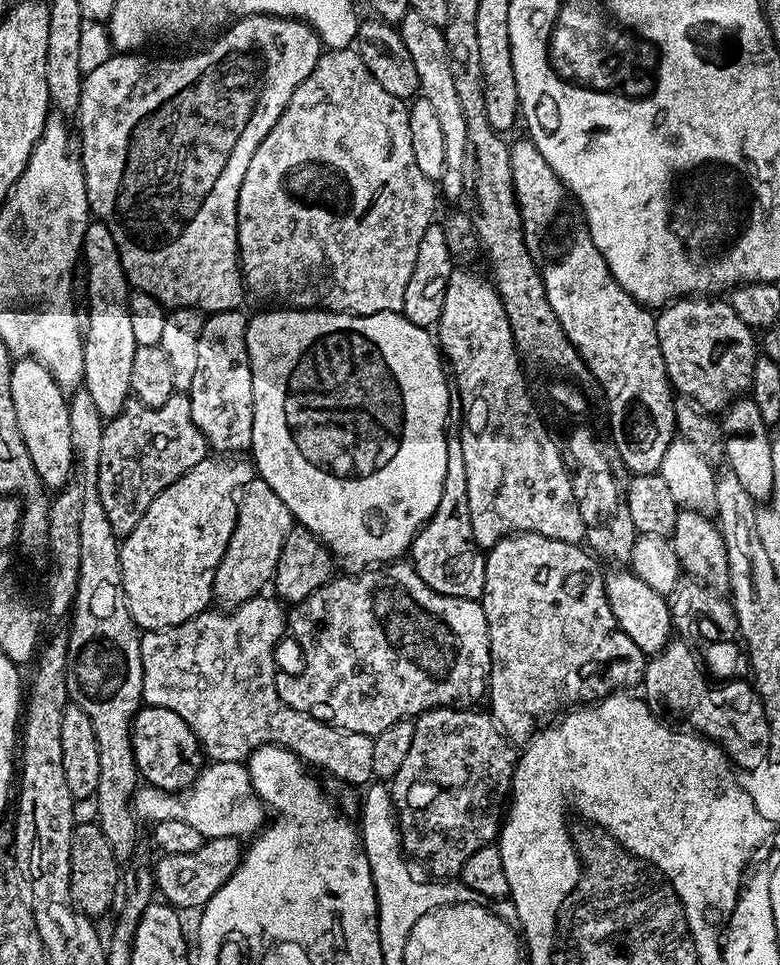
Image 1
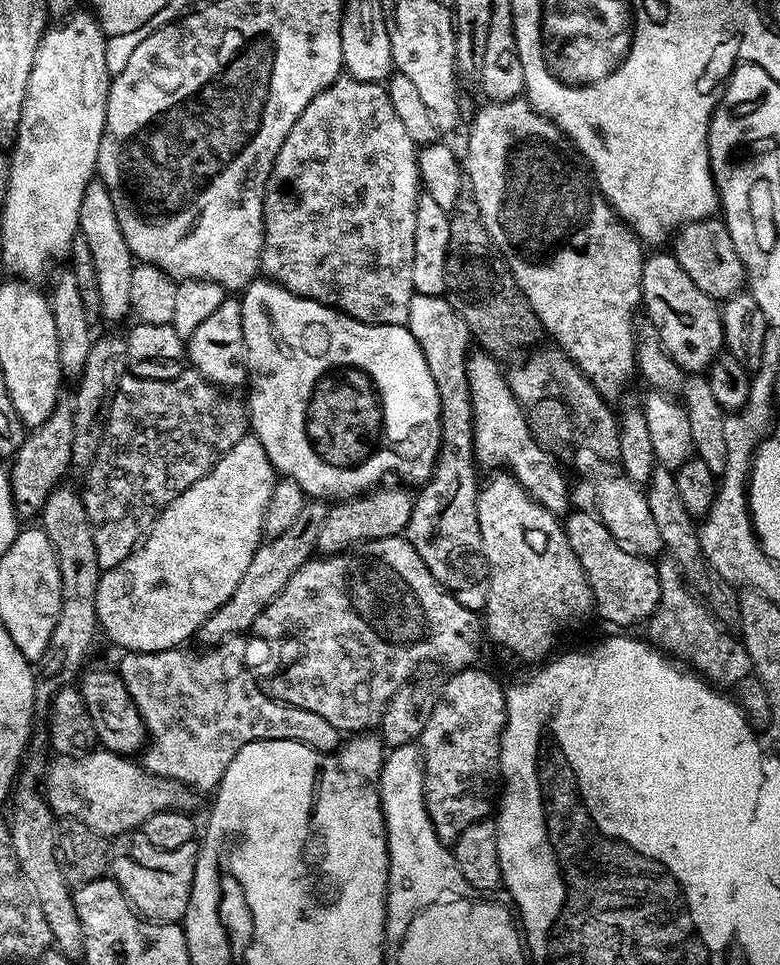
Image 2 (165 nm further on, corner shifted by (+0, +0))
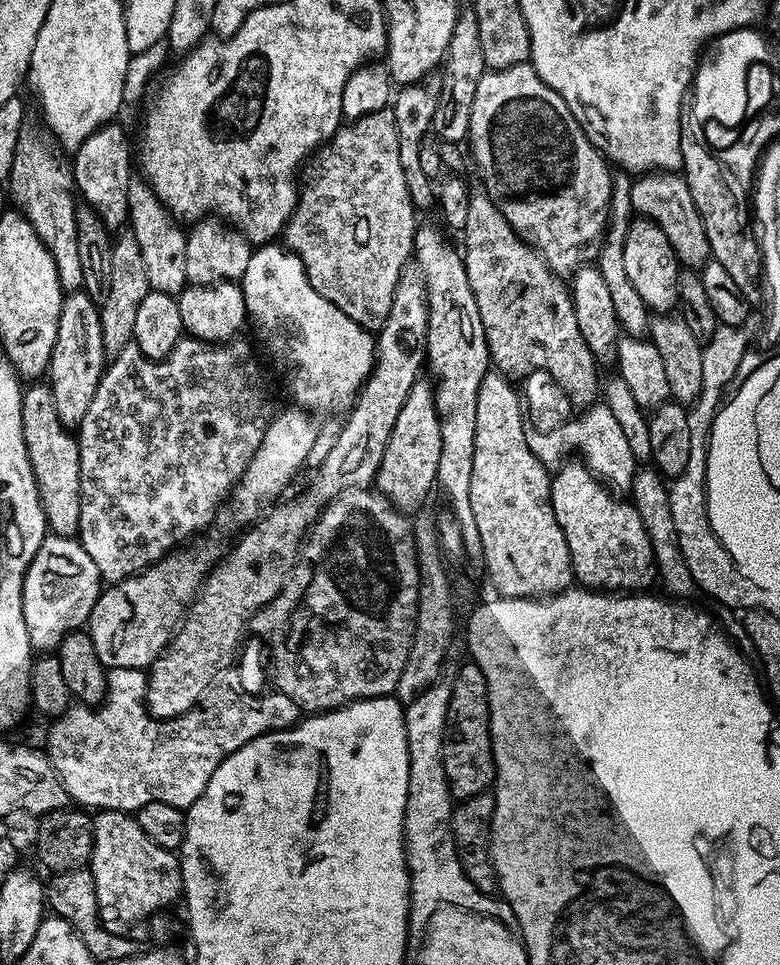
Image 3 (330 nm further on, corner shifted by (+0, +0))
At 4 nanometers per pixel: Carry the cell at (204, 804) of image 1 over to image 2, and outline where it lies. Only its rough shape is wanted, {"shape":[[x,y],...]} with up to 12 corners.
{"shape":[[117,752],[61,756],[42,776],[57,817],[106,838],[191,809],[185,785]]}

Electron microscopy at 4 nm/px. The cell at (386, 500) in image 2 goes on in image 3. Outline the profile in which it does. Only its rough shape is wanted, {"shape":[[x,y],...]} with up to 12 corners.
{"shape":[[431,379],[410,387],[374,481],[415,514],[437,487],[442,432]]}

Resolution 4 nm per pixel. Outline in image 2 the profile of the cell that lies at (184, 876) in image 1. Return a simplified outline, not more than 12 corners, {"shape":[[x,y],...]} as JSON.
{"shape":[[143,830],[110,848],[110,876],[157,924],[183,921],[199,843],[158,850]]}

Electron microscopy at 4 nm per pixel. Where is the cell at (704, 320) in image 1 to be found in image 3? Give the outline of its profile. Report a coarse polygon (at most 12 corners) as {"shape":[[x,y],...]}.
{"shape":[[653,220],[624,236],[626,275],[646,307],[671,313],[682,265]]}

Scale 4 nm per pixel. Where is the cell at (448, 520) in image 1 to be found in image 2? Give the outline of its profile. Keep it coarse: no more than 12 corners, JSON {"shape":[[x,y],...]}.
{"shape":[[444,296],[406,327],[440,399],[440,449],[406,538],[436,583],[488,601],[476,509],[470,333]]}

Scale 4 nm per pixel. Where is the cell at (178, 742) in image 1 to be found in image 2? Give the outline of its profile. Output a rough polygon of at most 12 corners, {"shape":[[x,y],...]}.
{"shape":[[85,667],[78,687],[101,749],[128,758],[148,730],[119,671]]}

